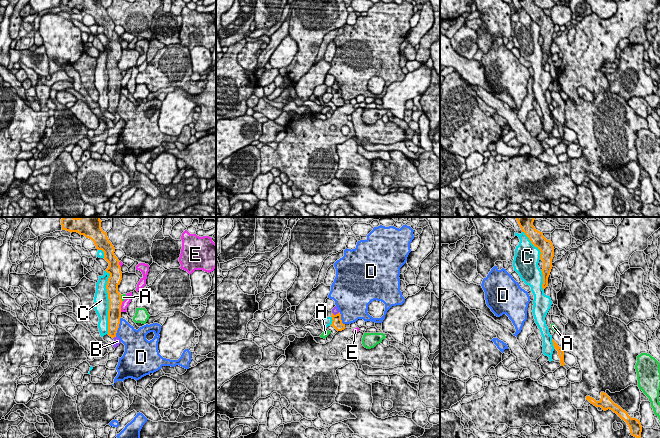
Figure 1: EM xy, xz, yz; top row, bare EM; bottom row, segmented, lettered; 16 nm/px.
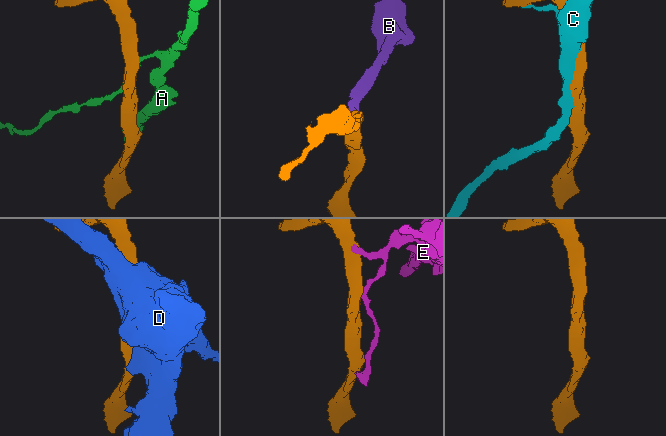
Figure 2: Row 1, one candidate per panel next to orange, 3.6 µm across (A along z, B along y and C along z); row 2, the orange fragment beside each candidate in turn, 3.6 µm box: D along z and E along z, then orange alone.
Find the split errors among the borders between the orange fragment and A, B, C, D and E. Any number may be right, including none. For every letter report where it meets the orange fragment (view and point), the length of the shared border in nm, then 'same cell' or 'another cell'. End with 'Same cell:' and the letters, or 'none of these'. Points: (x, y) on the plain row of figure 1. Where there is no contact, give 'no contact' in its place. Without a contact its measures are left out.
A: xy (120, 74) | 120 nm | another cell
B: xz (336, 90) | 130 nm | same cell
C: xy (109, 78) | 1050 nm | another cell
D: xy (118, 102) | 320 nm | another cell
E: xy (120, 82) | 180 nm | another cell
Same cell: B

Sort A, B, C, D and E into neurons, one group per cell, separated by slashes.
A / B / C / D / E

